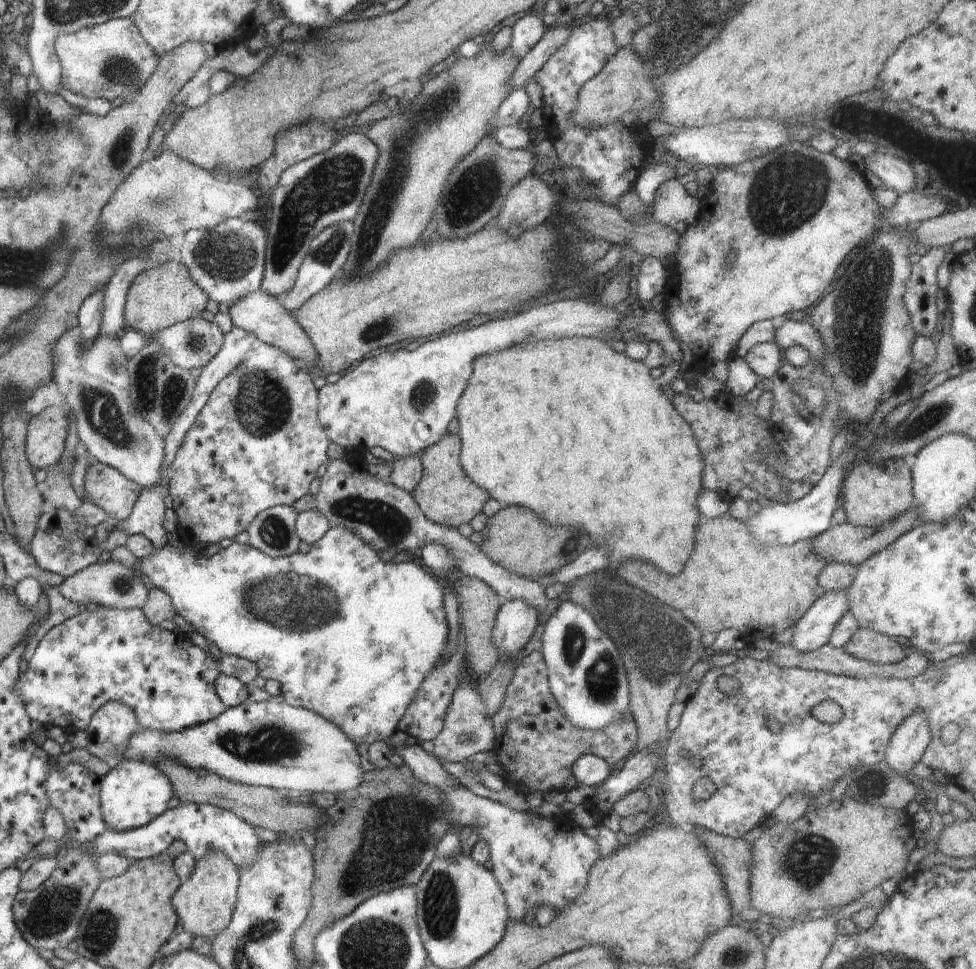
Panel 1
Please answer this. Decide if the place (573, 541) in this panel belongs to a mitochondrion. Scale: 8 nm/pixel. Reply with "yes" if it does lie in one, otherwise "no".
yes

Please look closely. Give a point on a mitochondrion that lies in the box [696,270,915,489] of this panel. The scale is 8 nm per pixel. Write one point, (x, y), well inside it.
(807, 394)

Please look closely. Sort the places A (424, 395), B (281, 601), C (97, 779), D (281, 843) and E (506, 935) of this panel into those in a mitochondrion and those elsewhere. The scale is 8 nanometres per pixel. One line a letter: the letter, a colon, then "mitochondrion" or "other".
A: mitochondrion
B: mitochondrion
C: other
D: other
E: other

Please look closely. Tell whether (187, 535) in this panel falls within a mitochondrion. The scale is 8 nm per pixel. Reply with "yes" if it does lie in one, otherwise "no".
no

